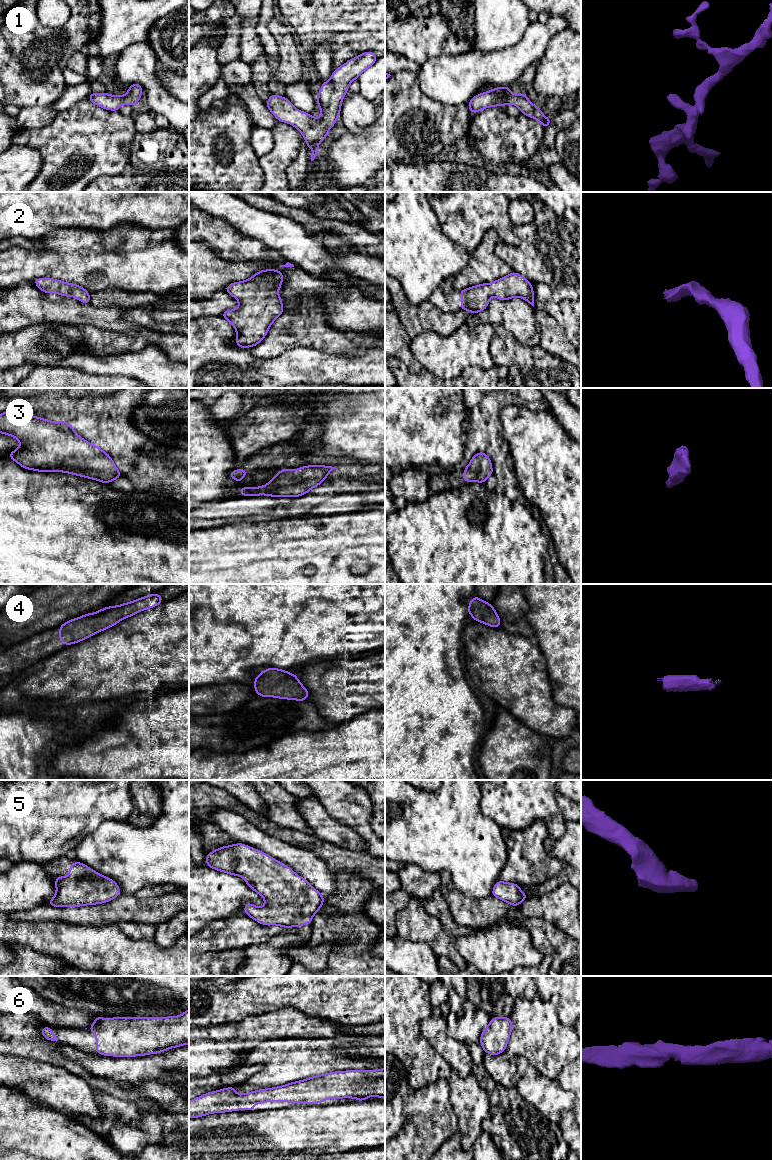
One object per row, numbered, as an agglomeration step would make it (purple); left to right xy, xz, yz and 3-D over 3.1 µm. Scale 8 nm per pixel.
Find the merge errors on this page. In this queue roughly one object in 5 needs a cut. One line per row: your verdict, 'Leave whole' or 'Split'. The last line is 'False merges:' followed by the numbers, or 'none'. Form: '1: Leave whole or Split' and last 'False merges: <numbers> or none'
1: Leave whole
2: Leave whole
3: Leave whole
4: Leave whole
5: Leave whole
6: Leave whole
False merges: none

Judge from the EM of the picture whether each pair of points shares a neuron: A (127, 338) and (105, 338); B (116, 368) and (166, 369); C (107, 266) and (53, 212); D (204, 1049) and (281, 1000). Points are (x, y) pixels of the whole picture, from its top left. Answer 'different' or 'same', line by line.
A: same
B: same
C: different
D: different

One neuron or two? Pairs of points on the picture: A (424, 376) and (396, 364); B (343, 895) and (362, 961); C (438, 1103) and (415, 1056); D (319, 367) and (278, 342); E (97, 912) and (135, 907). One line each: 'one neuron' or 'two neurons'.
A: one neuron
B: one neuron
C: two neurons
D: two neurons
E: one neuron

